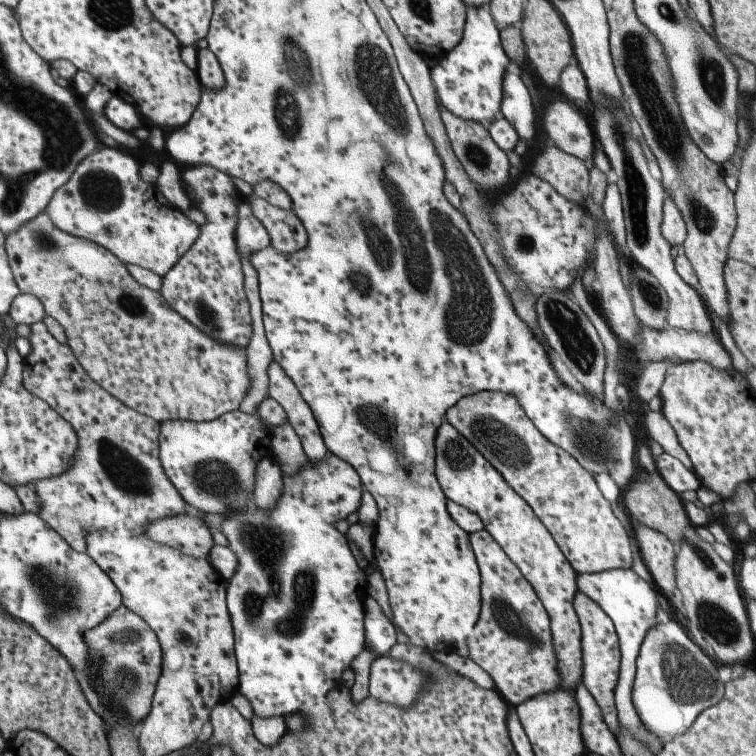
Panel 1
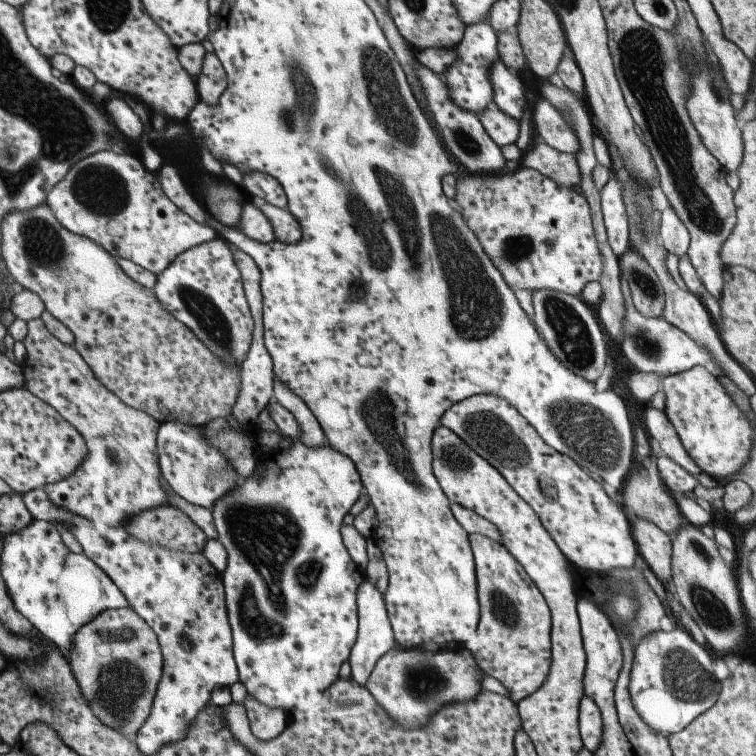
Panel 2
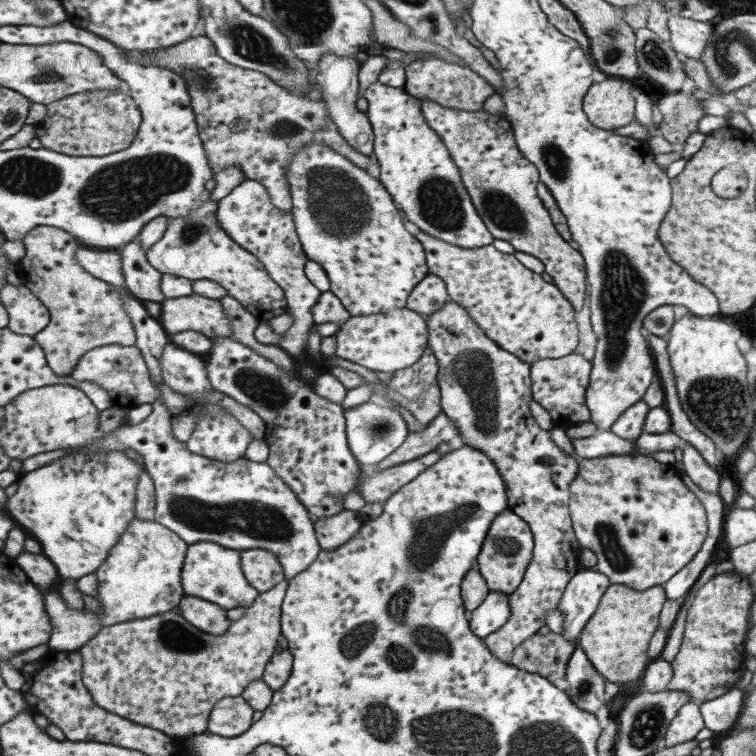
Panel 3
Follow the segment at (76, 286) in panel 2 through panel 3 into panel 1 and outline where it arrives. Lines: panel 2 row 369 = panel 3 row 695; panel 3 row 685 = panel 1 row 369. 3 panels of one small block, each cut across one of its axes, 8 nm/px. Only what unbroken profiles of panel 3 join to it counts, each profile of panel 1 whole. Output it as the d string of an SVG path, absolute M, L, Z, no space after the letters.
M47 212L39 214L37 218L33 218L32 221L21 226L17 233L9 234L6 237L9 262L11 263L11 268L21 293L33 294L40 298L41 302L44 302L47 314L56 318L65 328L67 336L69 336L71 350L80 359L85 370L89 372L89 376L95 382L100 383L113 396L121 399L121 402L133 407L133 410L141 411L143 414L157 419L160 423L173 419L191 422L211 422L221 418L224 414L240 408L241 402L245 400L245 394L248 394L253 384L252 375L249 374L248 348L238 349L237 346L229 346L229 344L221 344L221 342L213 340L211 336L205 334L205 331L199 330L195 324L189 322L188 318L185 318L184 315L177 312L172 306L169 306L167 300L163 298L161 291L153 290L137 282L137 279L133 278L133 275L129 272L129 267L126 263L116 254L113 254L113 251L107 250L101 244L97 244L89 239L81 238L61 230Z

